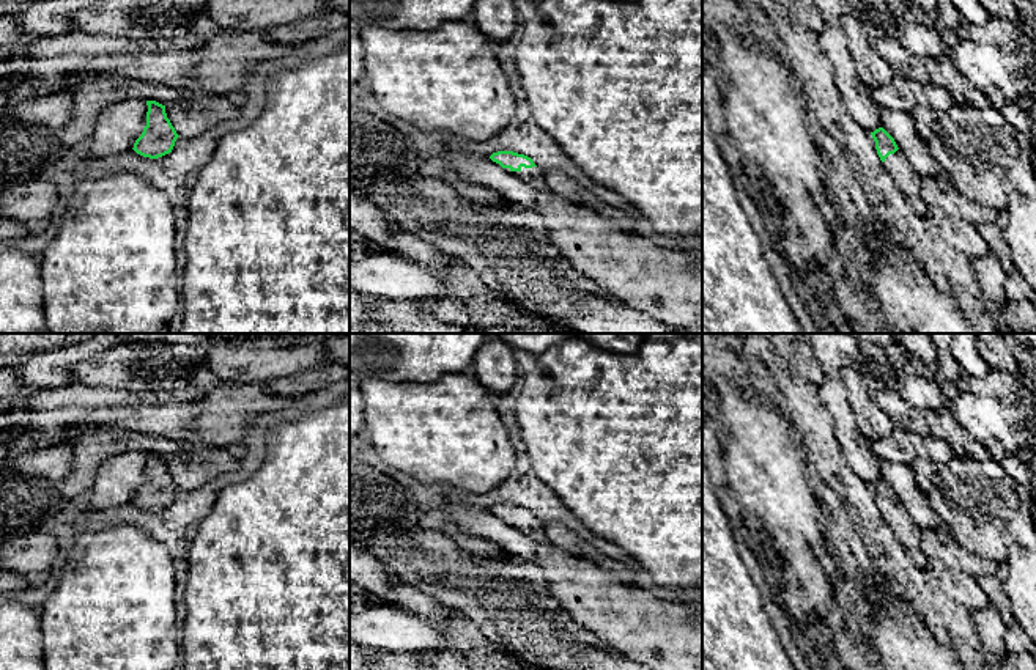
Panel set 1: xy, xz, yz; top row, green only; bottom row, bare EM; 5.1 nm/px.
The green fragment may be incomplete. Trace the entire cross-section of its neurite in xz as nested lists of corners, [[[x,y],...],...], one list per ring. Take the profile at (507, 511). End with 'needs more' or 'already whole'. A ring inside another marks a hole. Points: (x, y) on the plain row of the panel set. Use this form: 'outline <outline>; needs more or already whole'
outline [[[498,503],[490,511],[502,521],[518,525],[526,535],[543,538],[543,525],[531,510],[513,503]]]; needs more

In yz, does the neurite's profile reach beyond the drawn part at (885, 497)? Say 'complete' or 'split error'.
split error

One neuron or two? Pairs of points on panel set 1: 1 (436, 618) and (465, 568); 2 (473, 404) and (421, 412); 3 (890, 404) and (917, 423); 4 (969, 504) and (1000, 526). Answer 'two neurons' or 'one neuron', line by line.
1: two neurons
2: one neuron
3: one neuron
4: one neuron

